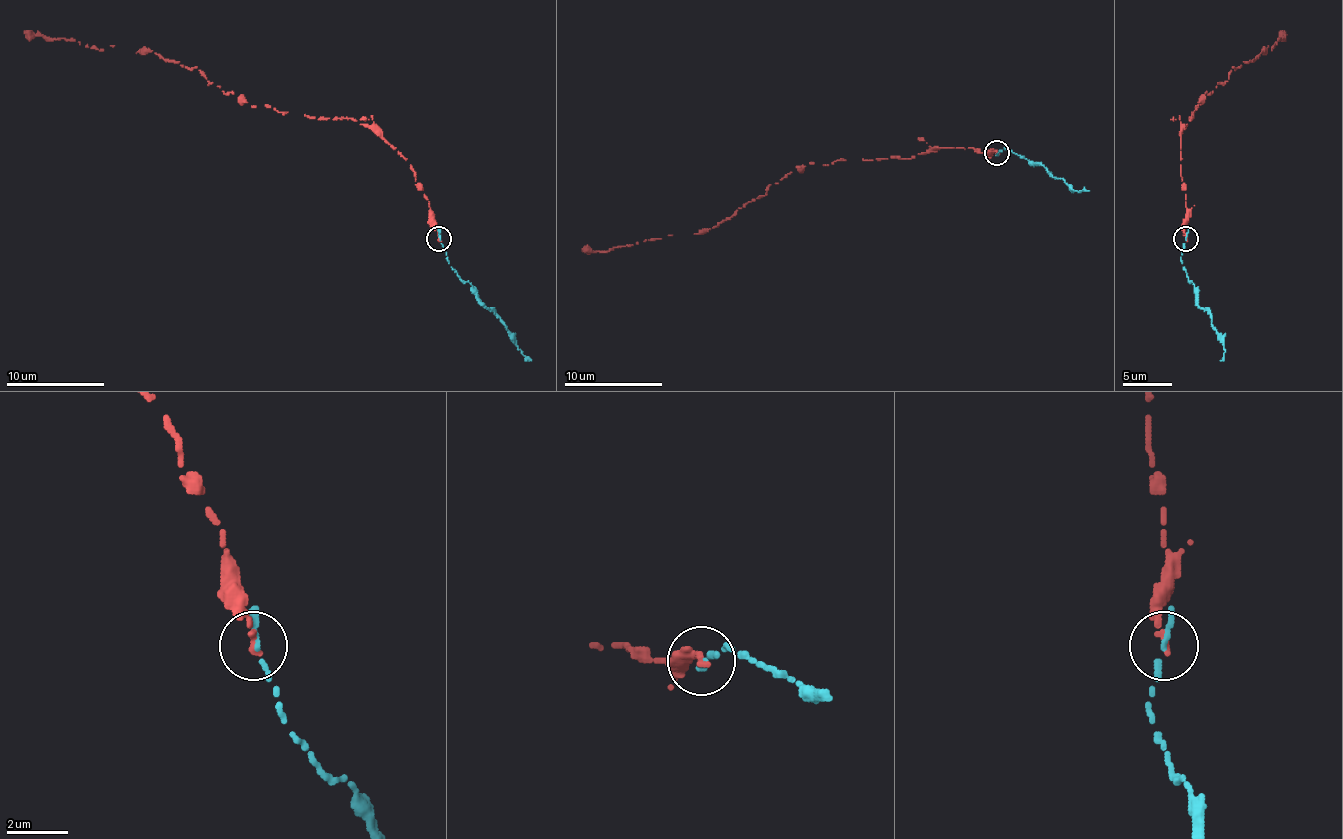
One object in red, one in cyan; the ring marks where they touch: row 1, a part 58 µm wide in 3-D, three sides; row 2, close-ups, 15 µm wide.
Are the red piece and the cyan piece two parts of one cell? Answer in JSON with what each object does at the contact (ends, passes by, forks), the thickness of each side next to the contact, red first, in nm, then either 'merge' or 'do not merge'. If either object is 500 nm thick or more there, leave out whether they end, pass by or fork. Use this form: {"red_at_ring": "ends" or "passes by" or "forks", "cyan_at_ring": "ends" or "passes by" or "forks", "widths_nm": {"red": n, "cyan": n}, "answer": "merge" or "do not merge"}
{"red_at_ring": "ends", "cyan_at_ring": "ends", "widths_nm": {"red": 240, "cyan": 220}, "answer": "merge"}

